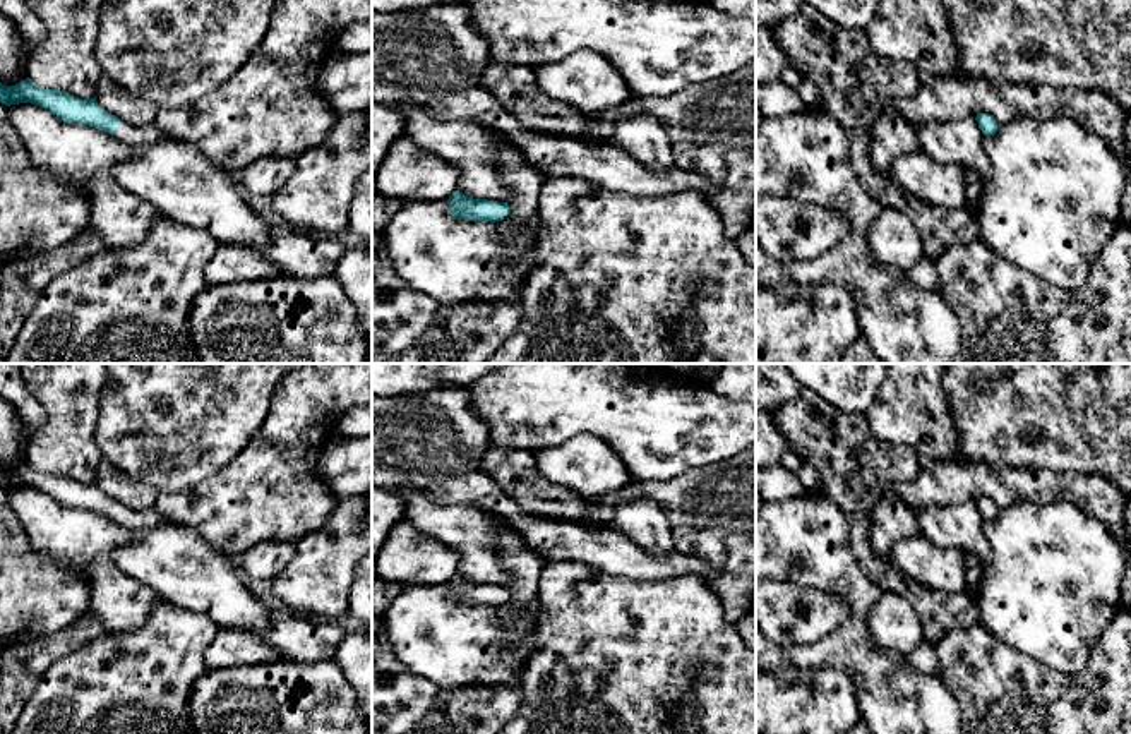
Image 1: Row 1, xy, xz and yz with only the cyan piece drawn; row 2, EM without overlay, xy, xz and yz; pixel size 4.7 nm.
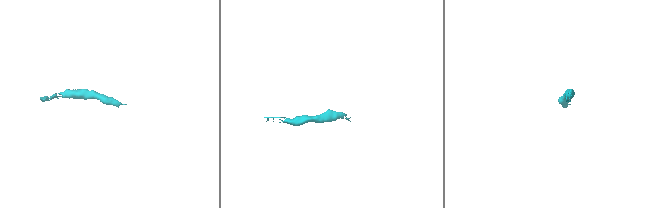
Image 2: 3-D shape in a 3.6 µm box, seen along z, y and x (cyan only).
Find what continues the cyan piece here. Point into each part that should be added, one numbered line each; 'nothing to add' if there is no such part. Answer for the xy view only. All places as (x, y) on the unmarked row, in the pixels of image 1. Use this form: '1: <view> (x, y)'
1: xy (129, 518)

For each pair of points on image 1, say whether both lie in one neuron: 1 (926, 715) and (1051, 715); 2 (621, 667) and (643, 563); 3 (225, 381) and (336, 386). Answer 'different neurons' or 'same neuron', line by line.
1: different neurons
2: different neurons
3: different neurons

